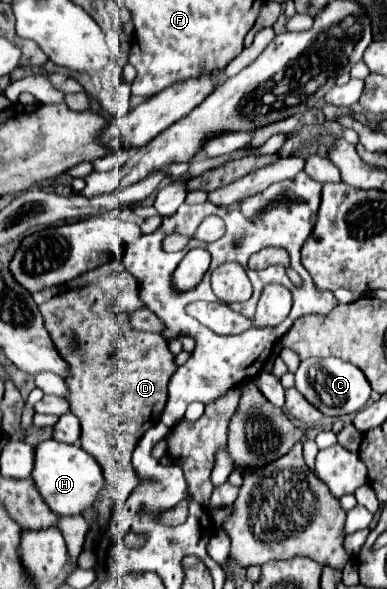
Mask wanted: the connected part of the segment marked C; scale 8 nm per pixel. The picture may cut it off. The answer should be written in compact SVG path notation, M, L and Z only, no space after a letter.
M308 358L302 360L300 368L296 370L296 388L298 392L324 416L342 416L358 412L370 400L370 384L360 368L340 358Z

